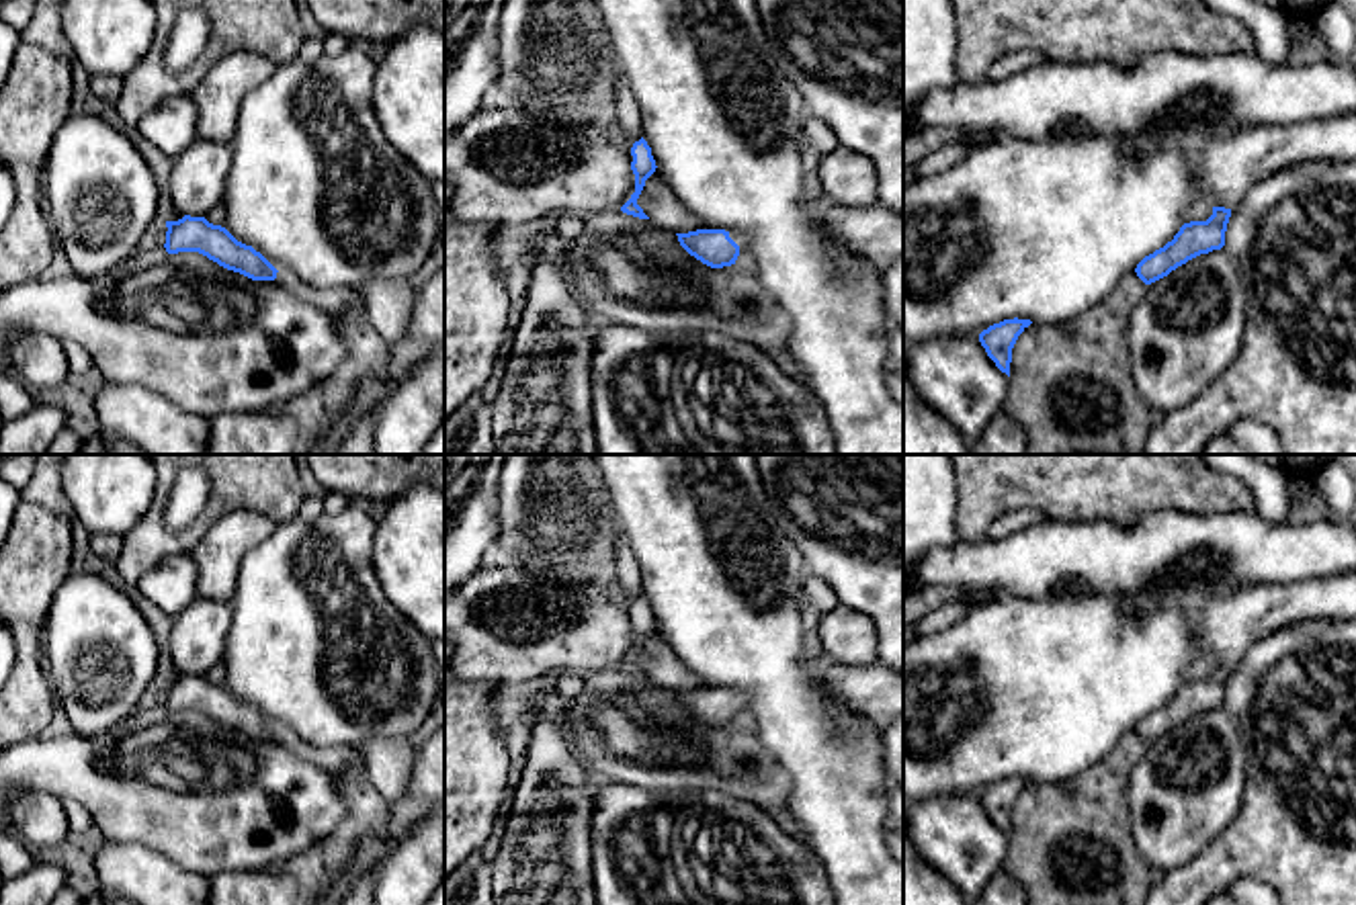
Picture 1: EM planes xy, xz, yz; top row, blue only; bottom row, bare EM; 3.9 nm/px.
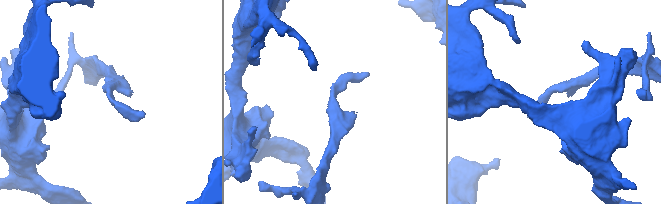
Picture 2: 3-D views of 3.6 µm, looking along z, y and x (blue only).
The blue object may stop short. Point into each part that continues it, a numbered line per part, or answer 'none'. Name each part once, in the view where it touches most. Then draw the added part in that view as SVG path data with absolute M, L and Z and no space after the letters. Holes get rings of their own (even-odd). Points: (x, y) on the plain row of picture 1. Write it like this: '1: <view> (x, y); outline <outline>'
1: xz (744, 715); outline M729 690L729 696L739 704L735 725L750 725L748 696L737 690Z

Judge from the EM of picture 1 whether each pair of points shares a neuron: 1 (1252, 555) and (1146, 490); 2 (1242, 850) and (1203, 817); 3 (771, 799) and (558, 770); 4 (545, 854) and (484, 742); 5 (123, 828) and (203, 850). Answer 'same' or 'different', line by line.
1: different
2: different
3: different
4: different
5: same

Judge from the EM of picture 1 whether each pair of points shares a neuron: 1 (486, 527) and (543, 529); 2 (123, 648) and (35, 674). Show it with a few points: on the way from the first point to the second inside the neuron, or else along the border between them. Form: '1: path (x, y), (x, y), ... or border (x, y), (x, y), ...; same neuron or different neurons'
1: border (498, 478), (496, 539); different neurons
2: border (46, 670), (56, 695); different neurons

